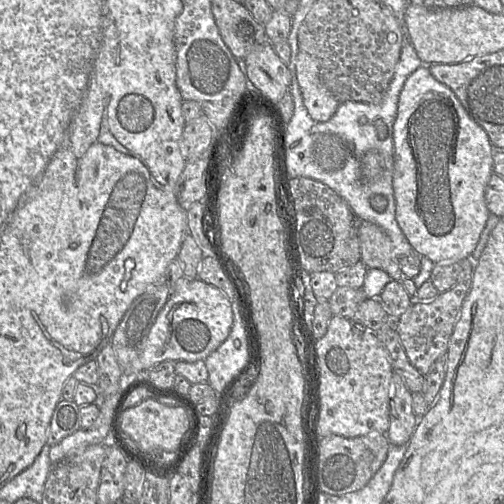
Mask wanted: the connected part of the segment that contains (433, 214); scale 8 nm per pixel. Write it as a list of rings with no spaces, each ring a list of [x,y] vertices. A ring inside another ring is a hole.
[[[422,65],[406,79],[399,95],[393,124],[395,218],[414,252],[432,262],[470,258],[489,217],[485,188],[492,175],[493,153],[486,131],[470,117],[455,93]]]

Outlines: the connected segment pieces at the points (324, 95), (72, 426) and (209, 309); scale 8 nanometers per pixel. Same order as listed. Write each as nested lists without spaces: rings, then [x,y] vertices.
[[[298,50],[296,57],[296,77],[304,105],[310,117],[316,121],[328,121],[340,102],[323,84],[315,59]]]
[[[61,398],[51,417],[47,444],[55,445],[79,429],[81,429],[80,407],[73,400]]]
[[[182,277],[176,282],[167,302],[157,315],[150,329],[145,349],[140,355],[145,376],[146,372],[154,365],[165,360],[187,362],[205,360],[211,352],[215,351],[225,341],[230,333],[232,324],[232,303],[224,292],[199,278]]]

